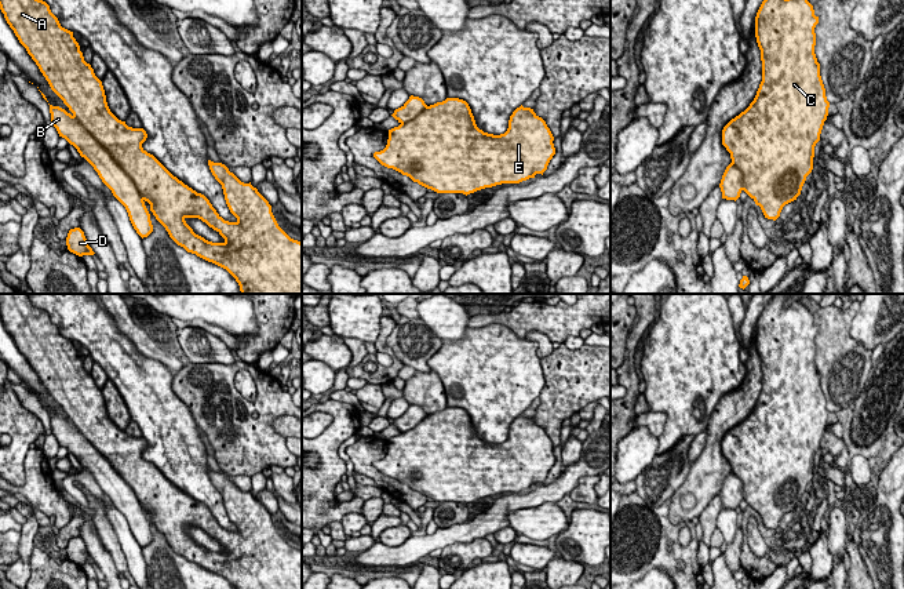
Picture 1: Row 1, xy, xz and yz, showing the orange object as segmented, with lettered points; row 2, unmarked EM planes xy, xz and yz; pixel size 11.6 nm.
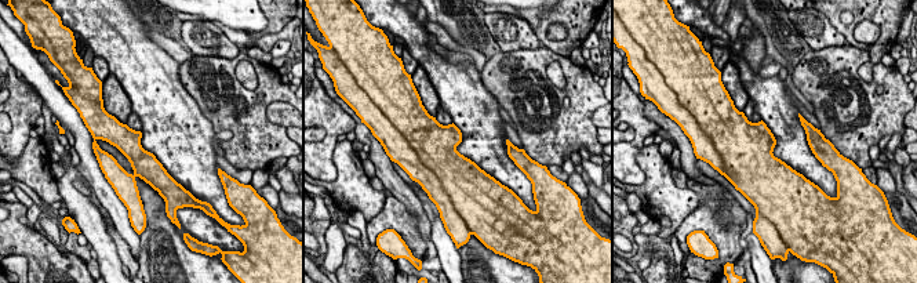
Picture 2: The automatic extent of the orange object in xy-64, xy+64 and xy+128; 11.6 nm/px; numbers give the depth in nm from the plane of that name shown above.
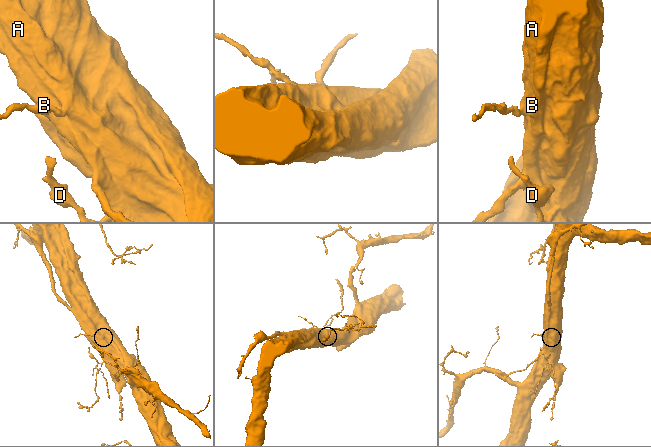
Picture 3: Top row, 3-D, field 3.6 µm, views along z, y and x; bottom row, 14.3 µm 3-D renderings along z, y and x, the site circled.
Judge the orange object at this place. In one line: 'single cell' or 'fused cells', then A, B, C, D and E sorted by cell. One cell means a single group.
fused cells; A C D E / B

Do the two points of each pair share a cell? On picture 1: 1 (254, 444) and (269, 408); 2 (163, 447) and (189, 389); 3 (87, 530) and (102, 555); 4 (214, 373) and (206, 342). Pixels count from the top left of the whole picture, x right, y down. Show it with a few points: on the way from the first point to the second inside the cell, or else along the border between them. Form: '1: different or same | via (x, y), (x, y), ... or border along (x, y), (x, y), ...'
1: same | via (255, 436), (265, 417)
2: different | border along (174, 374), (172, 391), (188, 407), (199, 426)
3: same | via (90, 535), (97, 549)
4: different | border along (234, 360), (229, 364), (190, 362)

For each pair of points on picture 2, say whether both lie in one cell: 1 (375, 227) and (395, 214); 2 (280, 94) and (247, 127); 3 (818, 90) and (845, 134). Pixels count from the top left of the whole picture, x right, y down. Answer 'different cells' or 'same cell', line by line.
1: same cell
2: same cell
3: same cell

